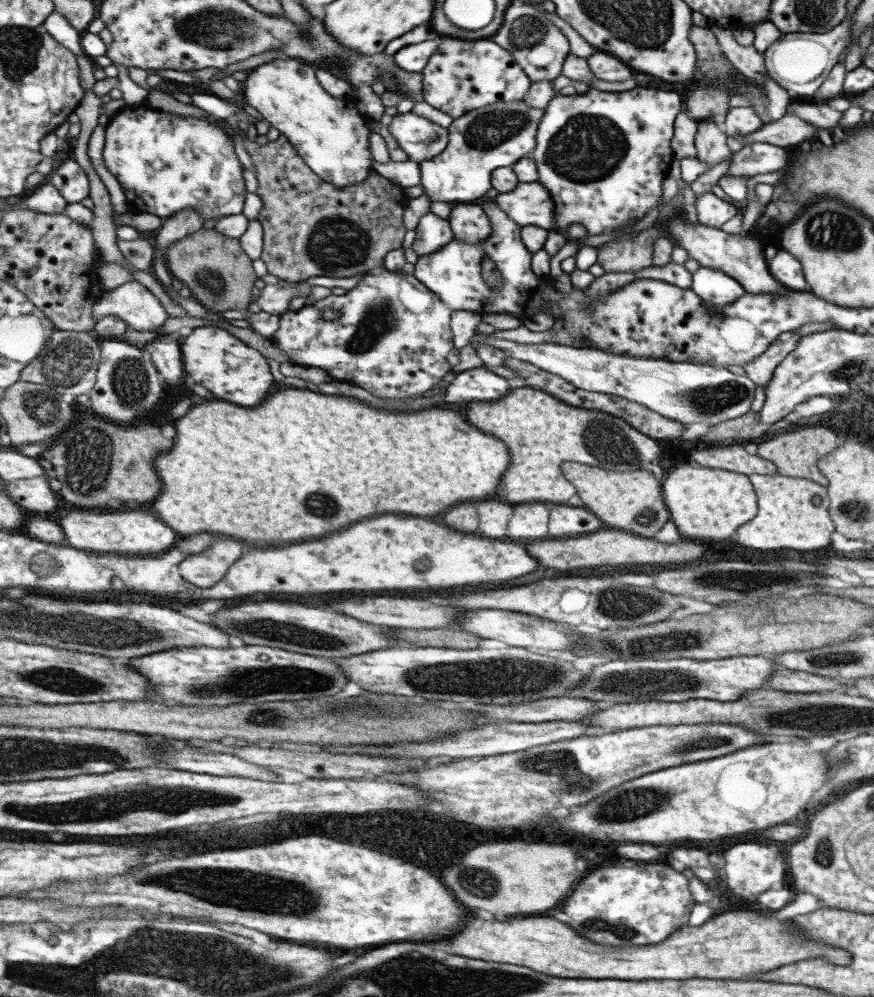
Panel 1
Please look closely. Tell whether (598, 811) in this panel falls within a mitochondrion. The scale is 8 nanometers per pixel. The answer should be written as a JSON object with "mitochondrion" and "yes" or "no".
{"mitochondrion":"yes"}

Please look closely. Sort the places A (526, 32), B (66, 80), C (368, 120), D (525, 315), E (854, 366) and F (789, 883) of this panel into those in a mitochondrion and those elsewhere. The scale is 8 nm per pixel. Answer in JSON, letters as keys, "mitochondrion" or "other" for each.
{"A":"mitochondrion","B":"other","C":"other","D":"other","E":"mitochondrion","F":"other"}

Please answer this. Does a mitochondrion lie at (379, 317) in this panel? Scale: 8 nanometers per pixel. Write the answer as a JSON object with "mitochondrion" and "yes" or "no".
{"mitochondrion":"yes"}

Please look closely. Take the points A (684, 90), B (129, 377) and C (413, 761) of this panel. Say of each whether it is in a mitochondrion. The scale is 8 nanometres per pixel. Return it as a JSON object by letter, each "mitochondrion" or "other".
{"A":"other","B":"mitochondrion","C":"other"}

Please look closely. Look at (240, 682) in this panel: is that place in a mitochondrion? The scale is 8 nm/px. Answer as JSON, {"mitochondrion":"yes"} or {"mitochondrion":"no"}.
{"mitochondrion":"yes"}

